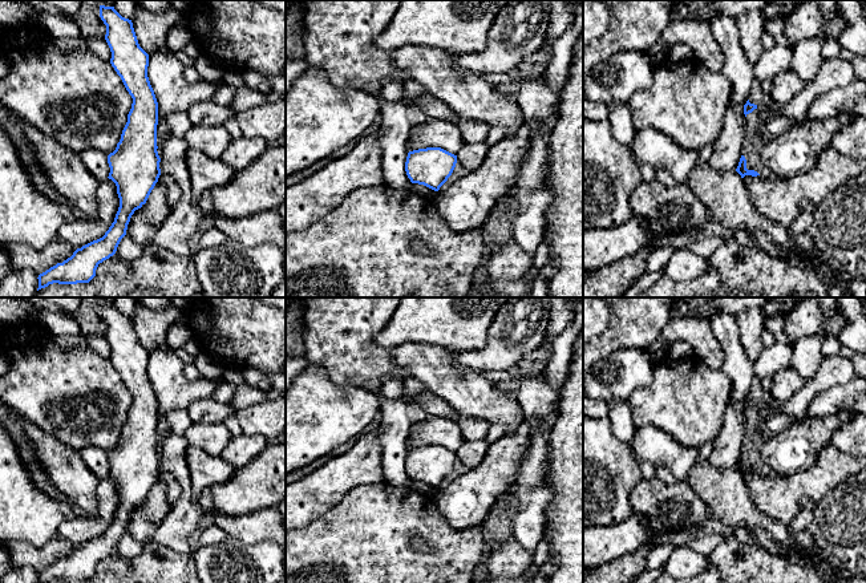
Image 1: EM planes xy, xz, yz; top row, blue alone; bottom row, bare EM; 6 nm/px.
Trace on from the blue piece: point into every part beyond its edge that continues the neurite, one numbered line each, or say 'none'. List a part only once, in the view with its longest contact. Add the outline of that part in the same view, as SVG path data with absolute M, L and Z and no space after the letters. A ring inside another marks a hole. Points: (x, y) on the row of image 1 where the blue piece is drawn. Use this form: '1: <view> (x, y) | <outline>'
none

